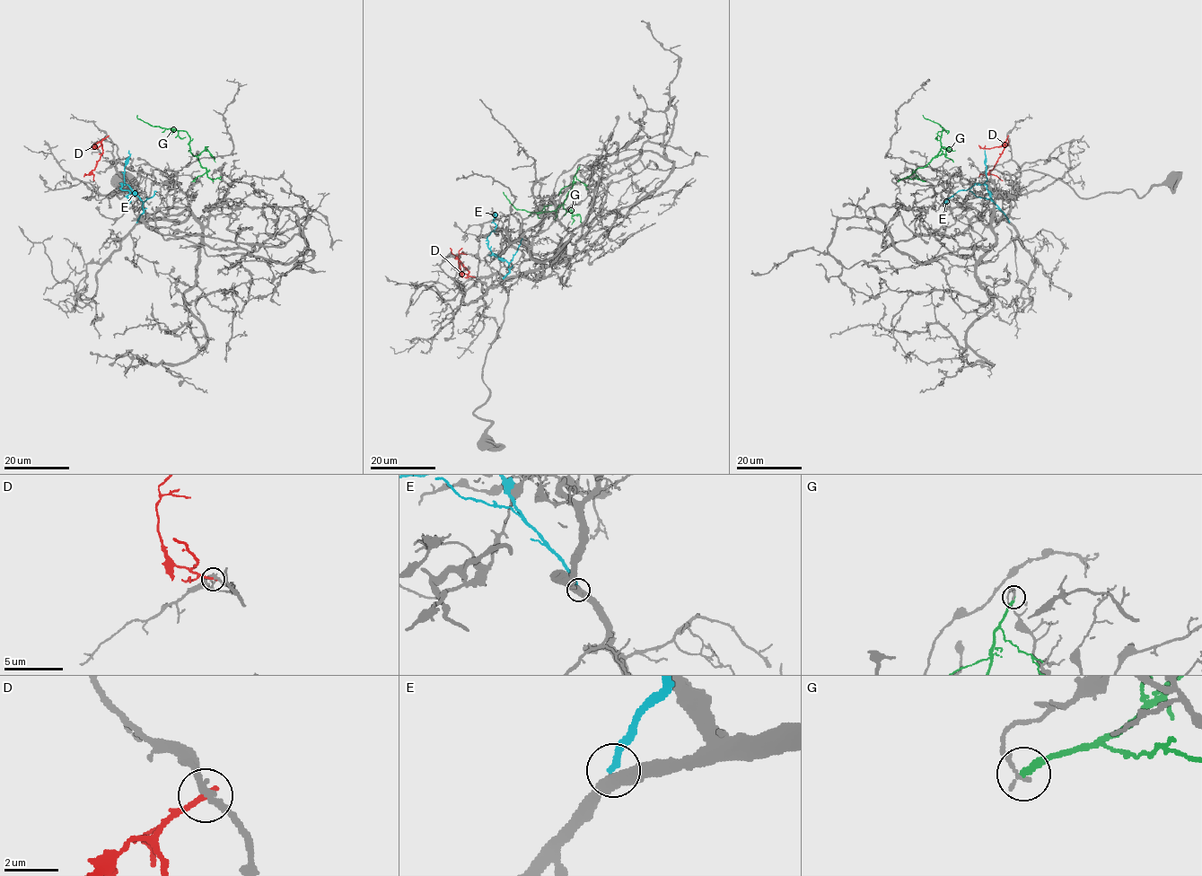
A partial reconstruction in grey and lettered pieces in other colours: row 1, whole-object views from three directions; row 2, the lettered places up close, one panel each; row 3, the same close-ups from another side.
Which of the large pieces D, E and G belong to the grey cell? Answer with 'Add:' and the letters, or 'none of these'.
Add: none of these

